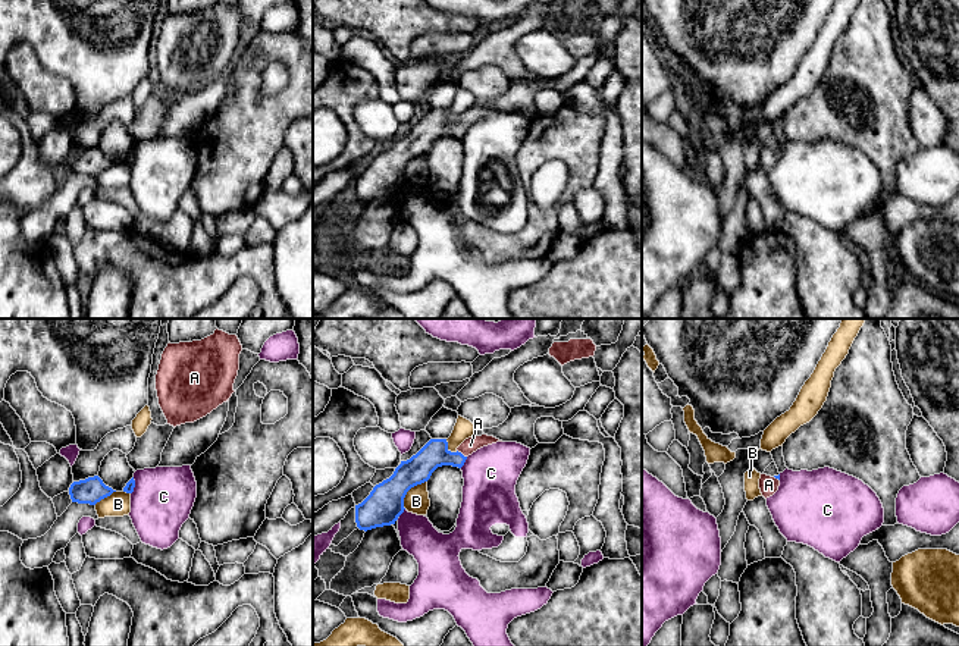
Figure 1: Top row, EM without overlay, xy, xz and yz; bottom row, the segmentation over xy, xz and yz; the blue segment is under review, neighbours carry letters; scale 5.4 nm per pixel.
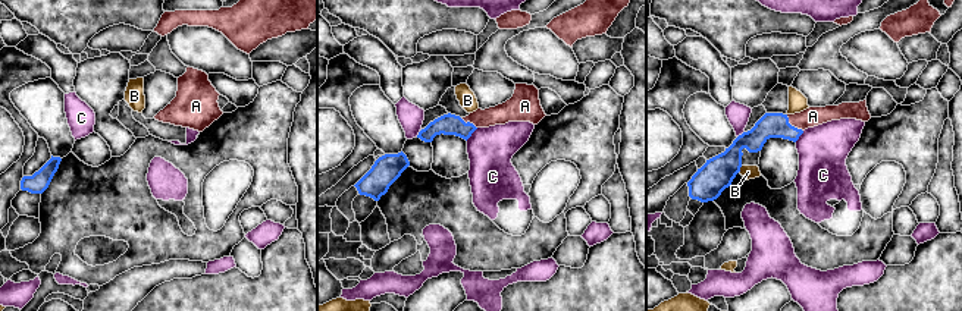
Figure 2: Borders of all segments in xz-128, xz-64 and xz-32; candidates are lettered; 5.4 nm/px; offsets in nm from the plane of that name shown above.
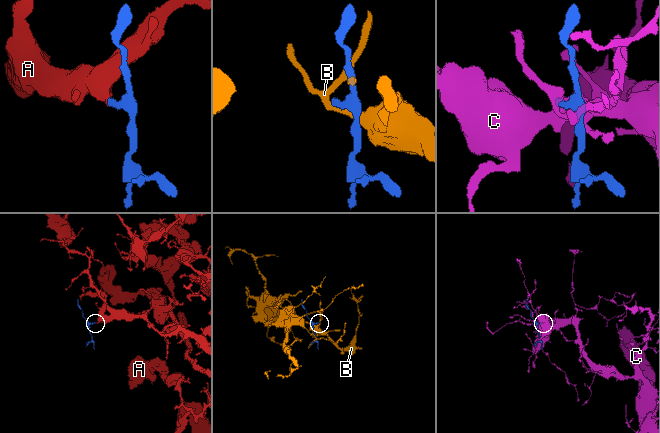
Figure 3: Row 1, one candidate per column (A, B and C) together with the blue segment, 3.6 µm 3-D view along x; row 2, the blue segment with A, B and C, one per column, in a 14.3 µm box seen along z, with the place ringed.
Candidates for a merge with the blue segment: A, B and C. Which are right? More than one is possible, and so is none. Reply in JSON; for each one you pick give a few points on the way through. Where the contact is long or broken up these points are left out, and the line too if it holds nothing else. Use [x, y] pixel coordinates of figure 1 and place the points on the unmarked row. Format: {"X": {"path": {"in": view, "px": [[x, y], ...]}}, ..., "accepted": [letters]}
{"A": {"path": {"in": "xz", "px": [[419, 140], [431, 128], [460, 124], [470, 116]]}}, "accepted": ["A"]}

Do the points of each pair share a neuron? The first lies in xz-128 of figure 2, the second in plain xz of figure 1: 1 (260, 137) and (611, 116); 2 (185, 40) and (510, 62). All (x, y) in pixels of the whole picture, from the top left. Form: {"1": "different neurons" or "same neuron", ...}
{"1": "different neurons", "2": "different neurons"}

